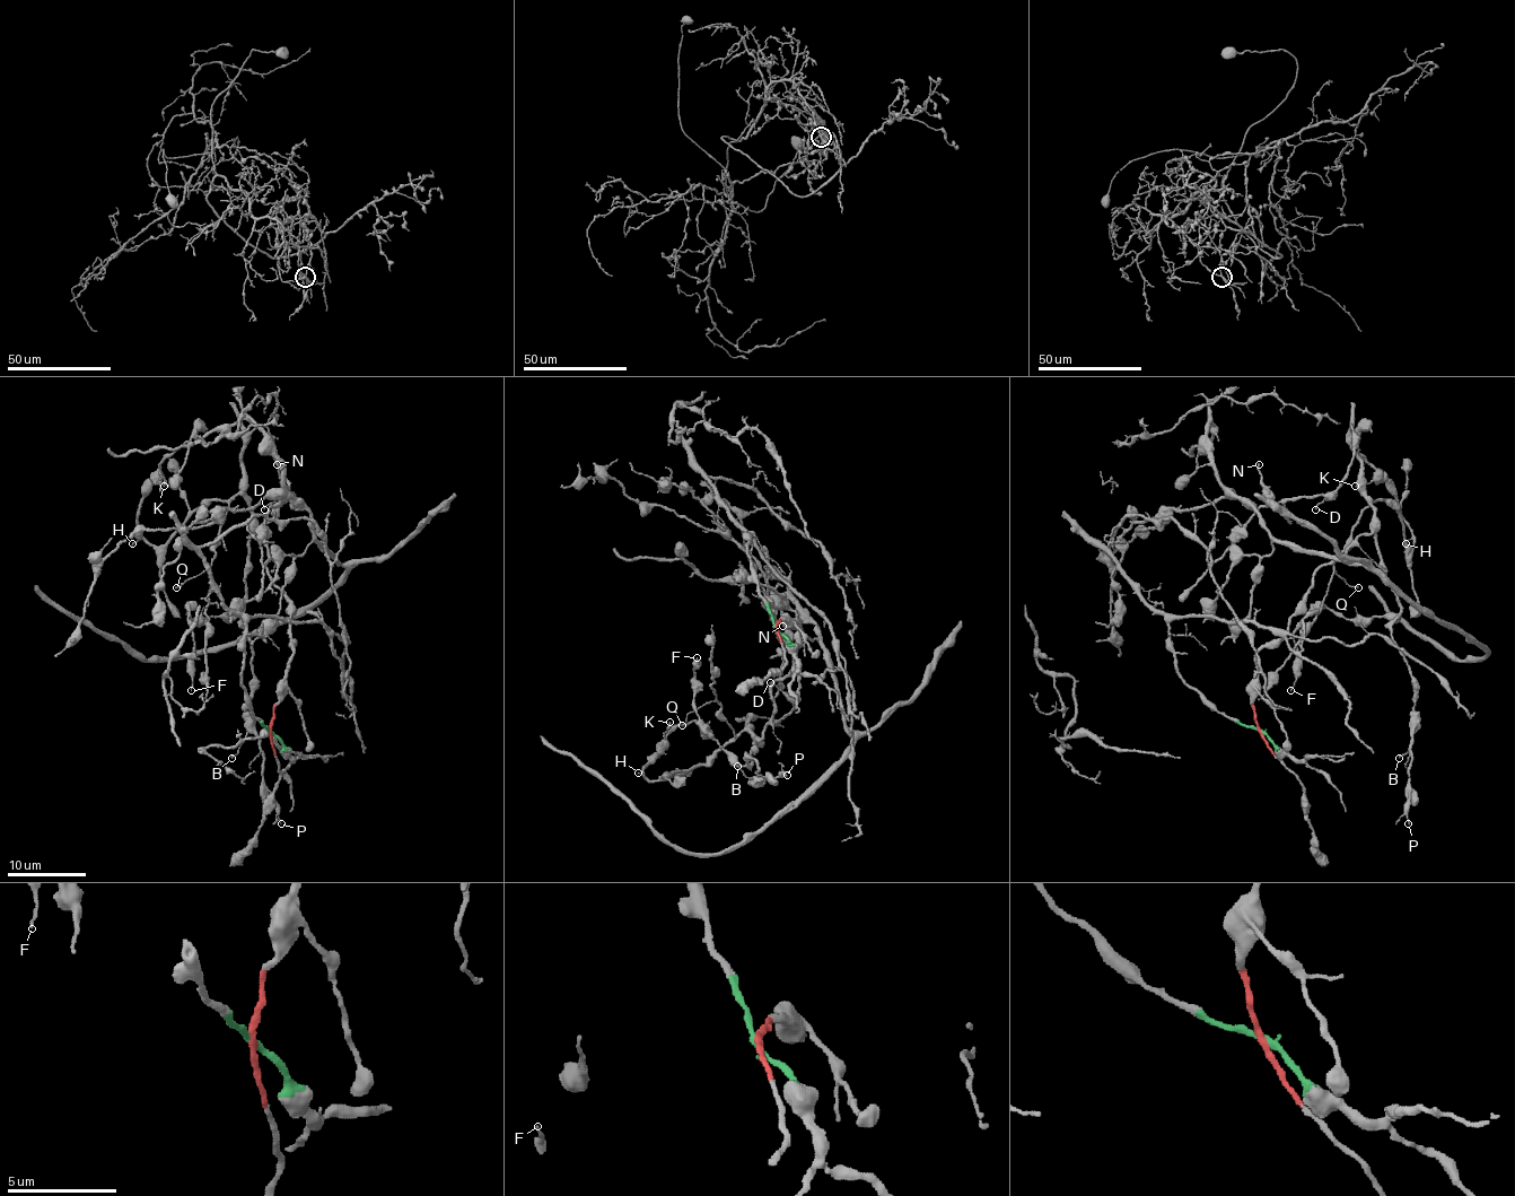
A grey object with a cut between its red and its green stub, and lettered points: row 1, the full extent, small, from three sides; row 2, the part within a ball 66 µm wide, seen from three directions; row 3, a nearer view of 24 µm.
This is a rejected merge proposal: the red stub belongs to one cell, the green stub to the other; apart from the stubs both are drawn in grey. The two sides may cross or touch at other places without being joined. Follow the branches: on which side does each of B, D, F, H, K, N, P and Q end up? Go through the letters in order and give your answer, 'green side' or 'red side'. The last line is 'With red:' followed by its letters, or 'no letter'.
B: red side
D: red side
F: red side
H: red side
K: red side
N: red side
P: red side
Q: red side
With red: B, D, F, H, K, N, P, Q

